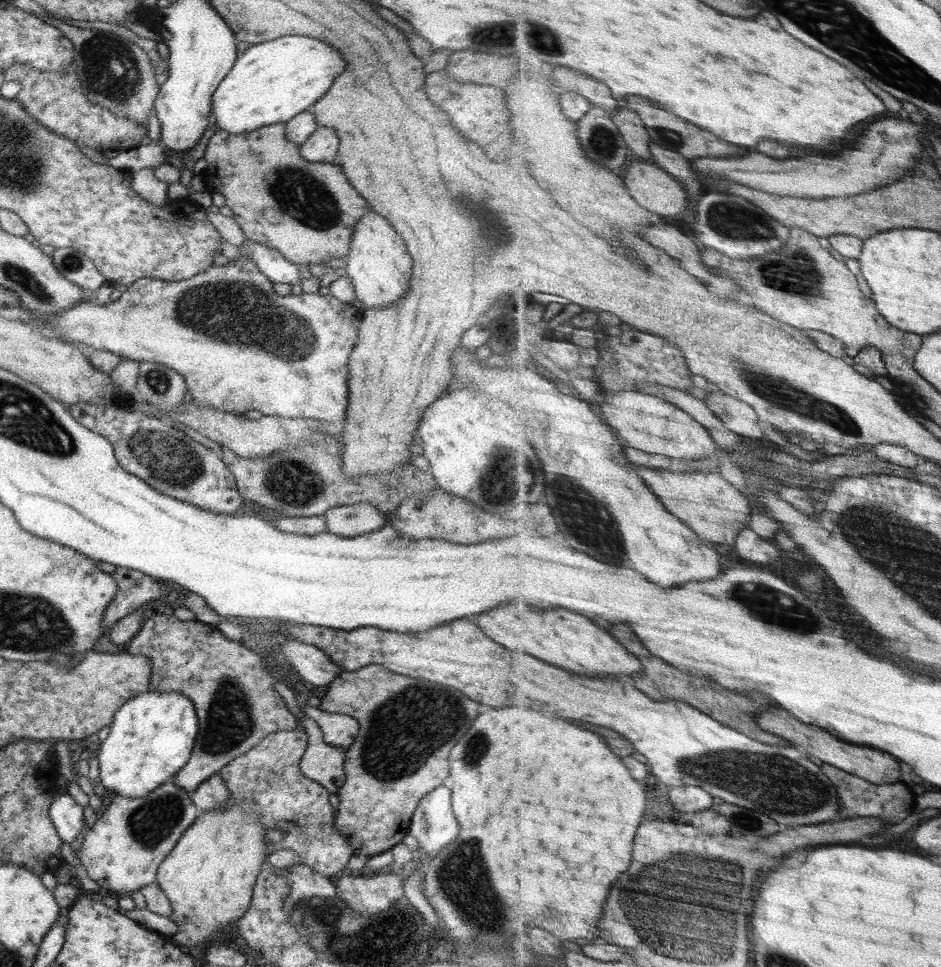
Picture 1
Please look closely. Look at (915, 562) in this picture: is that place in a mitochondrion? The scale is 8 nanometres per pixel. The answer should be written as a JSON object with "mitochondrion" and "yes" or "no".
{"mitochondrion":"yes"}

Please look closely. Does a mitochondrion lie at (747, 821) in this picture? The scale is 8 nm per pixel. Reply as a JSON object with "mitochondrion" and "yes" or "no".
{"mitochondrion":"yes"}

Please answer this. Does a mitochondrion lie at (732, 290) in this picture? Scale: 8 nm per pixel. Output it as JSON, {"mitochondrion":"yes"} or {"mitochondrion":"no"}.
{"mitochondrion":"no"}

